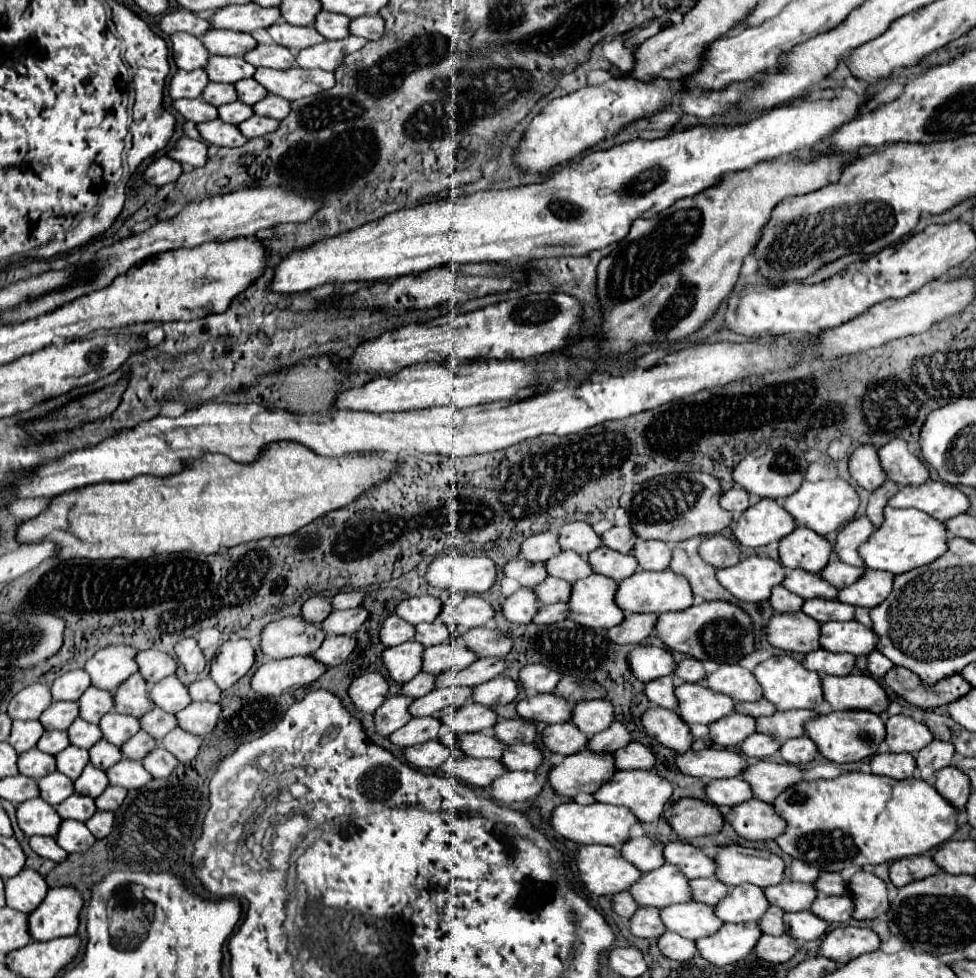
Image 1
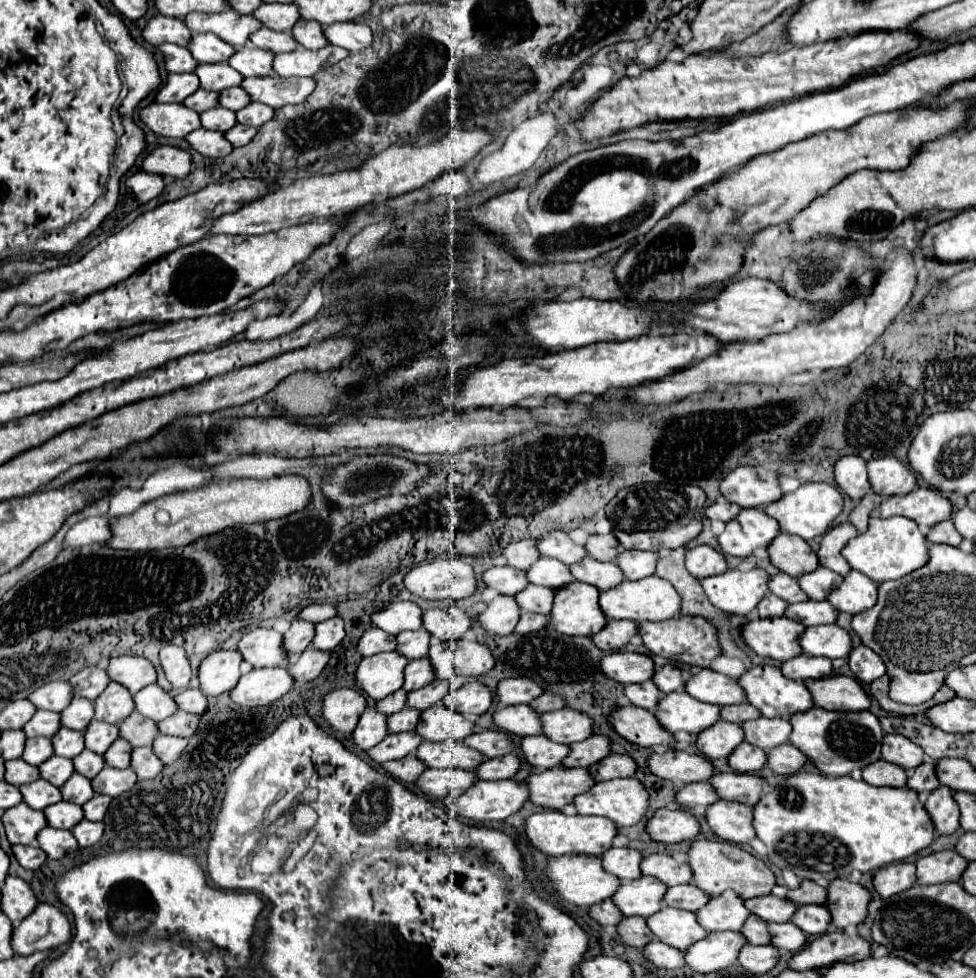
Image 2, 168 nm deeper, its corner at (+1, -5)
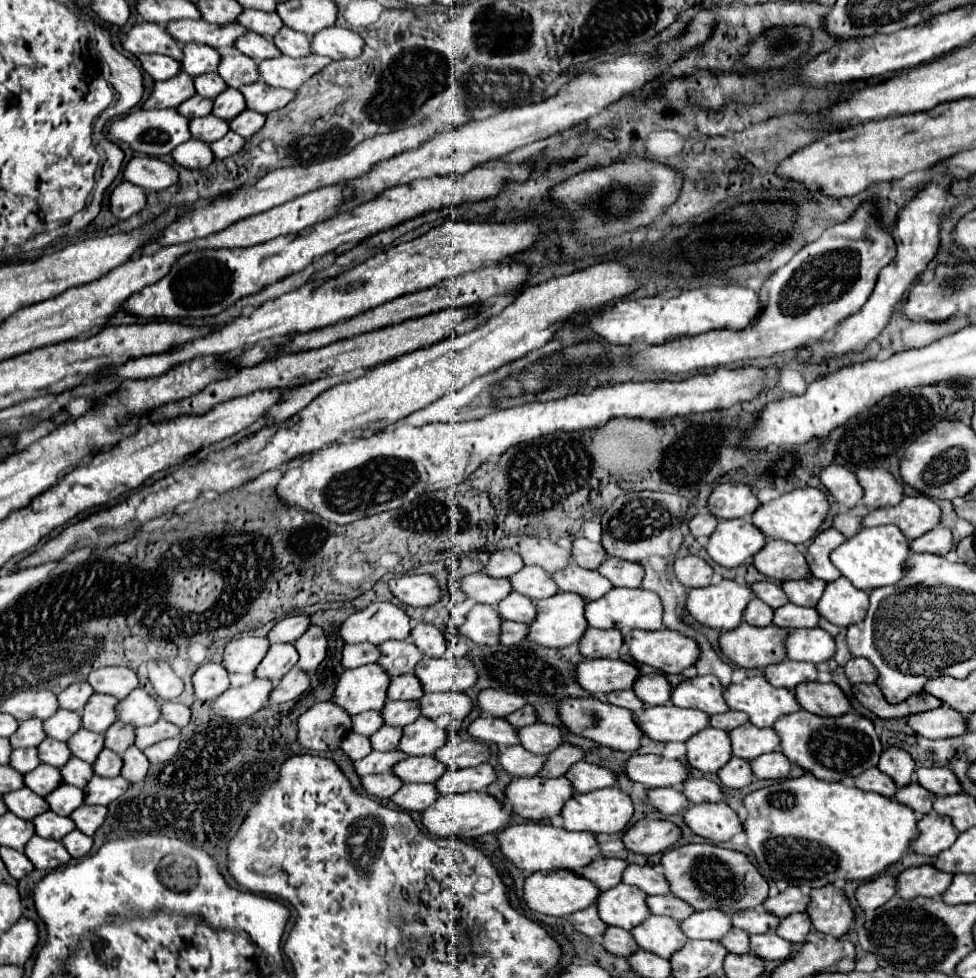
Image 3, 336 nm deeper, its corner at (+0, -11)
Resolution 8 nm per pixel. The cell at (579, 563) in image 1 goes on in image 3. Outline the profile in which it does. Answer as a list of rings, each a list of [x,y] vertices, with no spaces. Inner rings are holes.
[[[523,567],[519,573],[515,573],[515,577],[509,577],[513,591],[519,591],[527,597],[531,597],[533,601],[539,599],[547,599],[553,597],[555,593],[559,593],[559,587],[555,585],[553,577],[541,569],[541,567]]]

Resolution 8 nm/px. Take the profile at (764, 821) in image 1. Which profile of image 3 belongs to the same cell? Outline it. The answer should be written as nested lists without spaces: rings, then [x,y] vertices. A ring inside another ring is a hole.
[[[701,803],[689,805],[683,811],[683,821],[701,837],[723,843],[731,841],[743,831],[743,823],[727,803]]]

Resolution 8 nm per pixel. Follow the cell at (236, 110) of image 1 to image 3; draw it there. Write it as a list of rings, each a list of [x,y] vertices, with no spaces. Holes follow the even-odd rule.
[[[207,115],[207,117],[199,117],[191,121],[191,135],[195,139],[203,139],[205,143],[215,143],[227,131],[229,131],[229,123],[215,115]]]

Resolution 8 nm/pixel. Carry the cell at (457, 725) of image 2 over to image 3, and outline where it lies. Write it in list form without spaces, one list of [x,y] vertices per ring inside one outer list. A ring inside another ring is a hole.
[[[419,717],[415,723],[403,727],[399,749],[407,755],[433,755],[447,743],[449,731],[437,727],[431,719]]]

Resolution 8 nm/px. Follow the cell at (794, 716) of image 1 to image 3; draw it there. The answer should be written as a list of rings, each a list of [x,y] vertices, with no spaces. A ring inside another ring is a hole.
[[[751,723],[735,727],[729,733],[729,737],[733,743],[733,755],[749,759],[749,761],[757,759],[763,753],[781,749],[781,739],[775,729],[759,729]]]

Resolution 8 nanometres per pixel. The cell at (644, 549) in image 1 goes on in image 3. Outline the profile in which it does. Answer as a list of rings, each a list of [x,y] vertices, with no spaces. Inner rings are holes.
[[[607,557],[597,571],[607,577],[615,587],[641,587],[645,573],[641,563],[631,563],[619,557]]]

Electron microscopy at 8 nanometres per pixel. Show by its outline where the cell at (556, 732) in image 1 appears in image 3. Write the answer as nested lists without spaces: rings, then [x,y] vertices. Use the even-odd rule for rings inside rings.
[[[513,745],[499,753],[499,763],[513,777],[535,777],[539,769],[543,769],[543,765],[547,763],[547,757],[535,755],[523,749],[523,745]]]

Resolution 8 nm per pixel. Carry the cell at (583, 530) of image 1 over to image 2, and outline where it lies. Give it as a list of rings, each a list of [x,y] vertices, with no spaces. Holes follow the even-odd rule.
[[[552,531],[552,533],[544,533],[538,543],[536,543],[540,555],[546,557],[554,557],[566,565],[578,563],[586,557],[586,549],[580,545],[574,545],[570,541],[570,537],[564,531]]]

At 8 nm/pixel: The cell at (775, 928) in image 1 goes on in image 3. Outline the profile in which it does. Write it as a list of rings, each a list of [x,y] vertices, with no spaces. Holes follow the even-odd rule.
[[[731,929],[731,933],[727,933],[727,937],[721,939],[721,943],[729,949],[729,953],[749,953],[751,951],[751,941],[749,941],[749,933],[743,929]]]

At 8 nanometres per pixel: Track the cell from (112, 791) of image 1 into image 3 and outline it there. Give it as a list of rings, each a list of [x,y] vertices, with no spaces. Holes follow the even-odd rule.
[[[81,805],[71,813],[71,819],[75,821],[77,829],[81,829],[85,835],[95,835],[95,831],[103,825],[107,815],[107,807],[101,805]]]

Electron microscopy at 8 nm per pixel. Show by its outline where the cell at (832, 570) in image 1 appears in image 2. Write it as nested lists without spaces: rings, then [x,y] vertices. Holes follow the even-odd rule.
[[[818,567],[812,573],[806,573],[802,577],[798,577],[798,585],[800,589],[812,599],[812,601],[824,601],[828,597],[828,593],[832,589],[836,589],[842,583],[842,575],[826,569],[826,567]]]

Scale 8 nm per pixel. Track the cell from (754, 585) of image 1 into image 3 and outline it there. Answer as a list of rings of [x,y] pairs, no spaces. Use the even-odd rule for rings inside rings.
[[[723,579],[717,585],[691,589],[687,611],[703,625],[719,631],[733,631],[741,625],[749,601],[755,597],[751,585]]]

